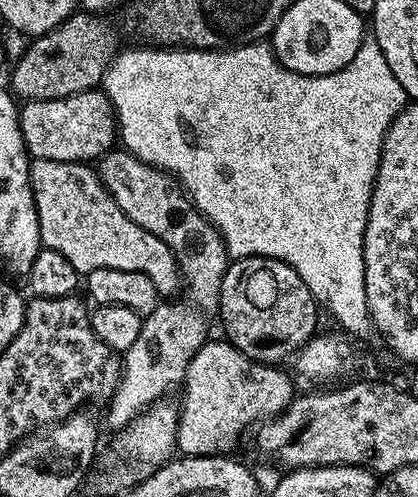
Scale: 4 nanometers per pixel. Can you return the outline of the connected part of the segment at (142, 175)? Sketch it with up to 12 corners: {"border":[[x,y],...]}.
{"border":[[127,150],[95,170],[170,246],[188,304],[162,302],[123,353],[112,430],[183,381],[230,257],[169,172]]}

